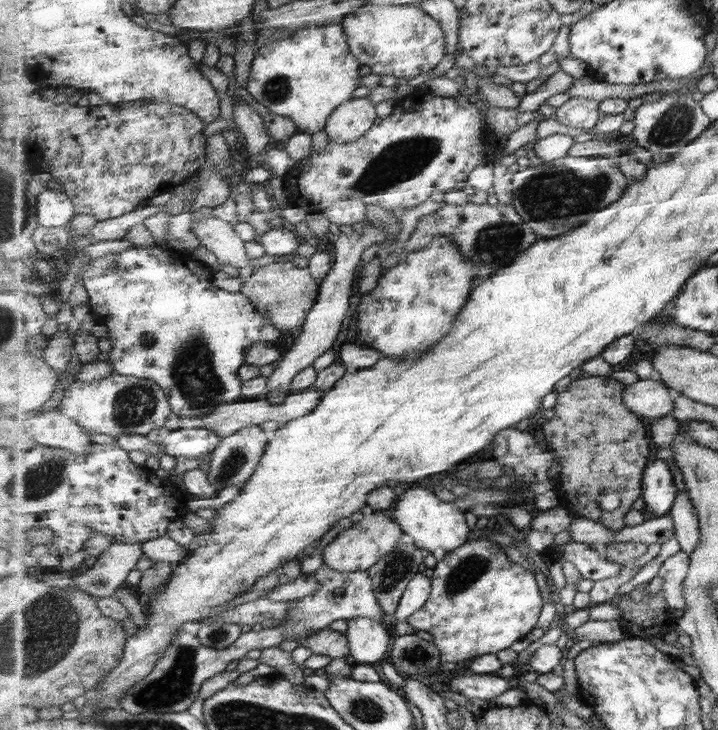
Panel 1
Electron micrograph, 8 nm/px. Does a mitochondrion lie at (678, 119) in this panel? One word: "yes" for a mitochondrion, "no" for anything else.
yes

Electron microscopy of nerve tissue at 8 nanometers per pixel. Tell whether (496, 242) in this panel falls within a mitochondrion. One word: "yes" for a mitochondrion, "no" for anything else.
yes

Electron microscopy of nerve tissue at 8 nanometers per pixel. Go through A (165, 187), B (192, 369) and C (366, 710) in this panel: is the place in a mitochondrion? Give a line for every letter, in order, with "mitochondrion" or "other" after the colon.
A: other
B: mitochondrion
C: mitochondrion

